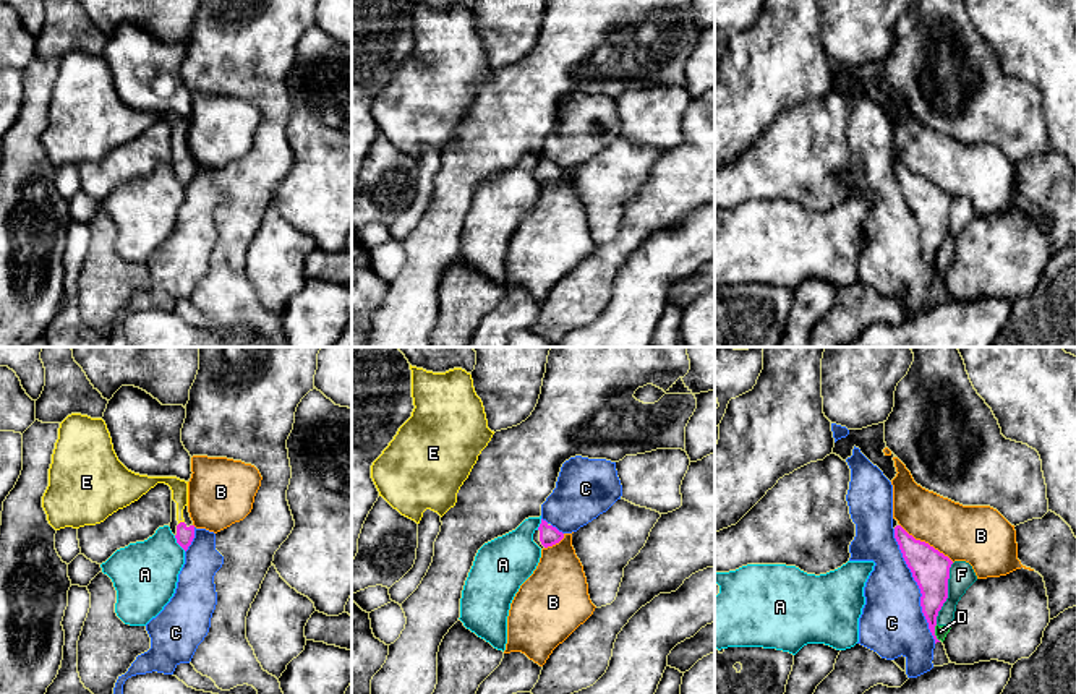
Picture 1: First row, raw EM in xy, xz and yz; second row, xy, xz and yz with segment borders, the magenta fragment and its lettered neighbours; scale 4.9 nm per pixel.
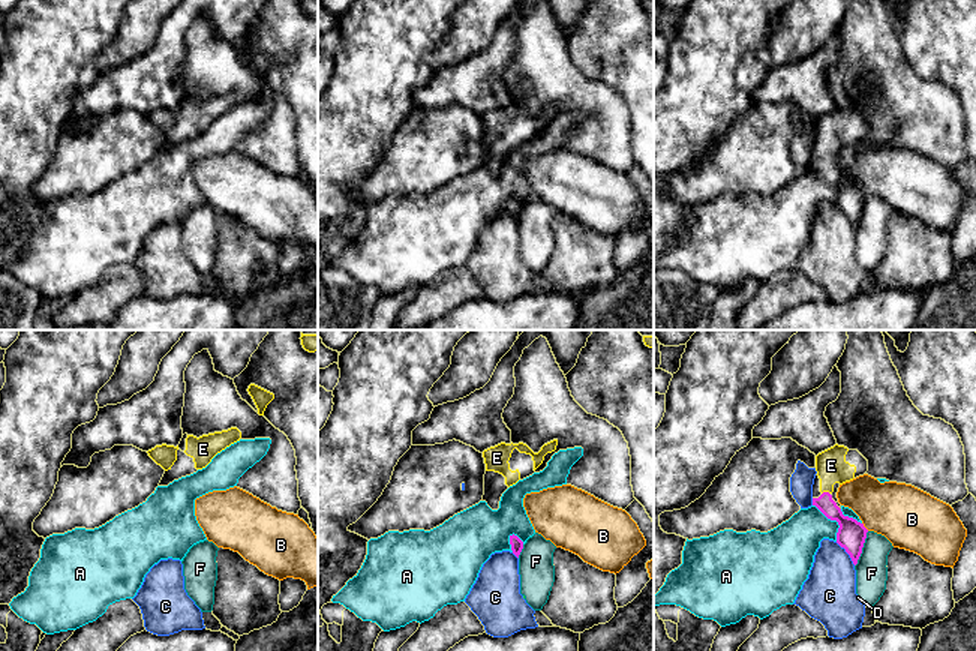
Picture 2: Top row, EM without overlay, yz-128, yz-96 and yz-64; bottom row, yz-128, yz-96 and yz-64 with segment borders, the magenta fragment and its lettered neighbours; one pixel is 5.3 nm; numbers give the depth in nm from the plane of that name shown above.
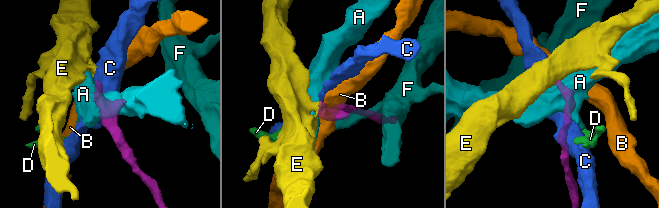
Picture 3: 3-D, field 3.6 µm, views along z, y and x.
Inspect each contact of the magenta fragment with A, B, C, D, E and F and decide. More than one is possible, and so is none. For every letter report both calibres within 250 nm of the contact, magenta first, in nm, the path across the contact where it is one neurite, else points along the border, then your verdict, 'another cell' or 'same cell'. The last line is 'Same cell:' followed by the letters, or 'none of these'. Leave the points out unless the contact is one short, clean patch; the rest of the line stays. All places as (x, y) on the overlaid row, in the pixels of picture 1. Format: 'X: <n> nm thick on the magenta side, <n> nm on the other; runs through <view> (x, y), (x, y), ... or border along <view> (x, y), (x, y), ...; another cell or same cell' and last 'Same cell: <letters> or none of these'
A: 90 nm thick on the magenta side, 320 nm on the other; border along xy (174, 535), (185, 550); another cell
B: 190 nm thick on the magenta side, 280 nm on the other; border along yz (900, 524), (916, 539), (927, 542), (953, 561); another cell
C: 190 nm thick on the magenta side, 320 nm on the other; another cell
D: 140 nm thick on the magenta side, 60 nm on the other; border along yz (935, 625), (935, 638), (939, 641); another cell
E: 90 nm thick on the magenta side, 80 nm on the other; runs through xy (185, 535), (180, 522), (179, 487); same cell
F: 190 nm thick on the magenta side, 130 nm on the other; another cell
Same cell: E

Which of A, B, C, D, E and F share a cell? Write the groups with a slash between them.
A / B / C / D F / E

